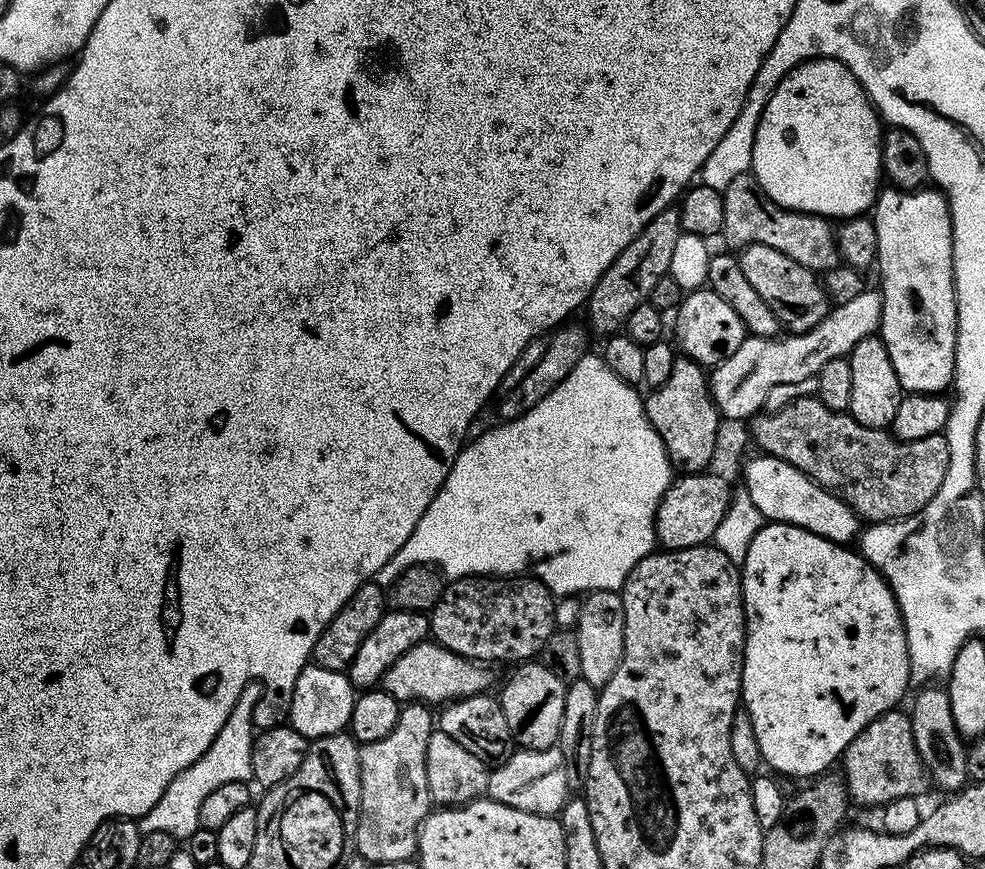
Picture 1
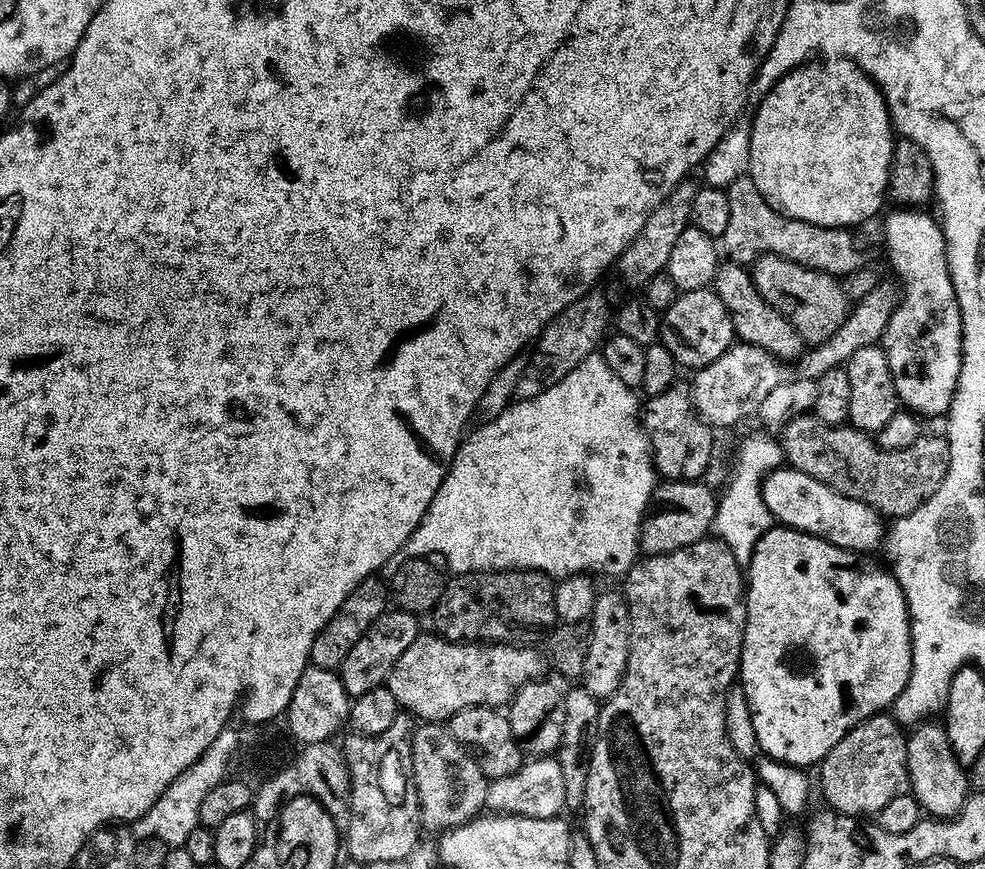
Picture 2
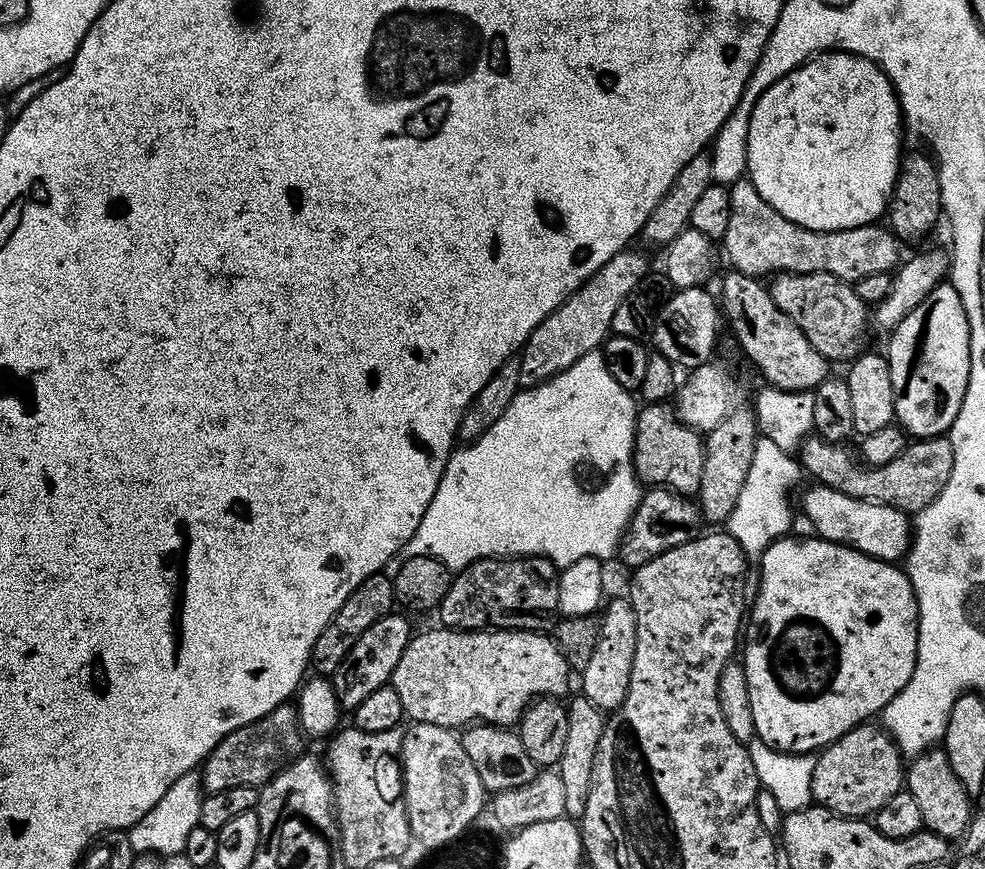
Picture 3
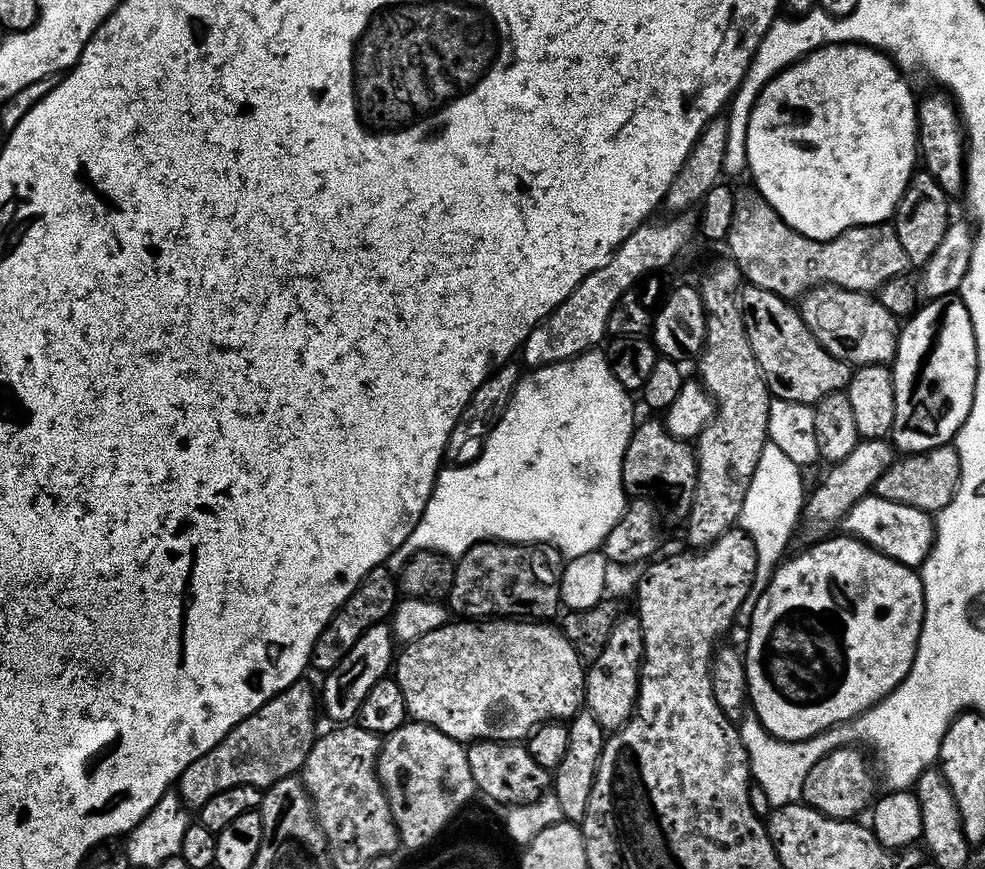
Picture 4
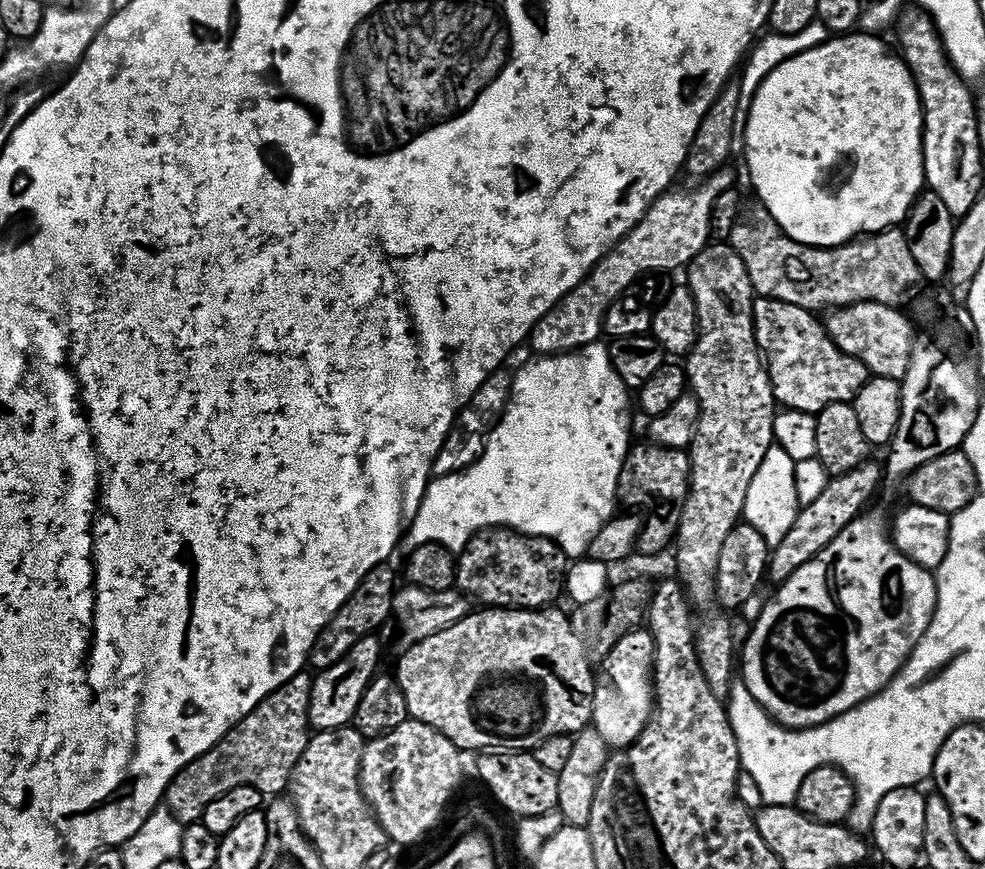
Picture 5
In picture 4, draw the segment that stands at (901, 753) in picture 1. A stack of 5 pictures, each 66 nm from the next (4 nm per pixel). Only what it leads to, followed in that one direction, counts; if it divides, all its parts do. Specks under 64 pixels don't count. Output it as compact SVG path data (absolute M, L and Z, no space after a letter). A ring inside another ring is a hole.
M856 746L840 747L818 758L810 767L805 784L802 786L803 803L830 818L851 820L859 817L861 815L859 812L864 807L864 811L869 807L870 800L867 800L867 796L877 795L876 782L878 786L877 778L875 780L872 777L872 768L868 765L867 758L859 751L861 749Z

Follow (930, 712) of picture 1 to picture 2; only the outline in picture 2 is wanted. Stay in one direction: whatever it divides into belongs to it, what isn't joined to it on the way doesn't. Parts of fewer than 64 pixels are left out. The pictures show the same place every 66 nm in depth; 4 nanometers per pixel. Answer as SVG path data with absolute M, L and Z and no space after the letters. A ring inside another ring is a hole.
M918 723L907 733L906 766L910 774L910 795L920 803L921 813L937 820L950 820L968 801L968 774L950 746L943 723L932 723Z

